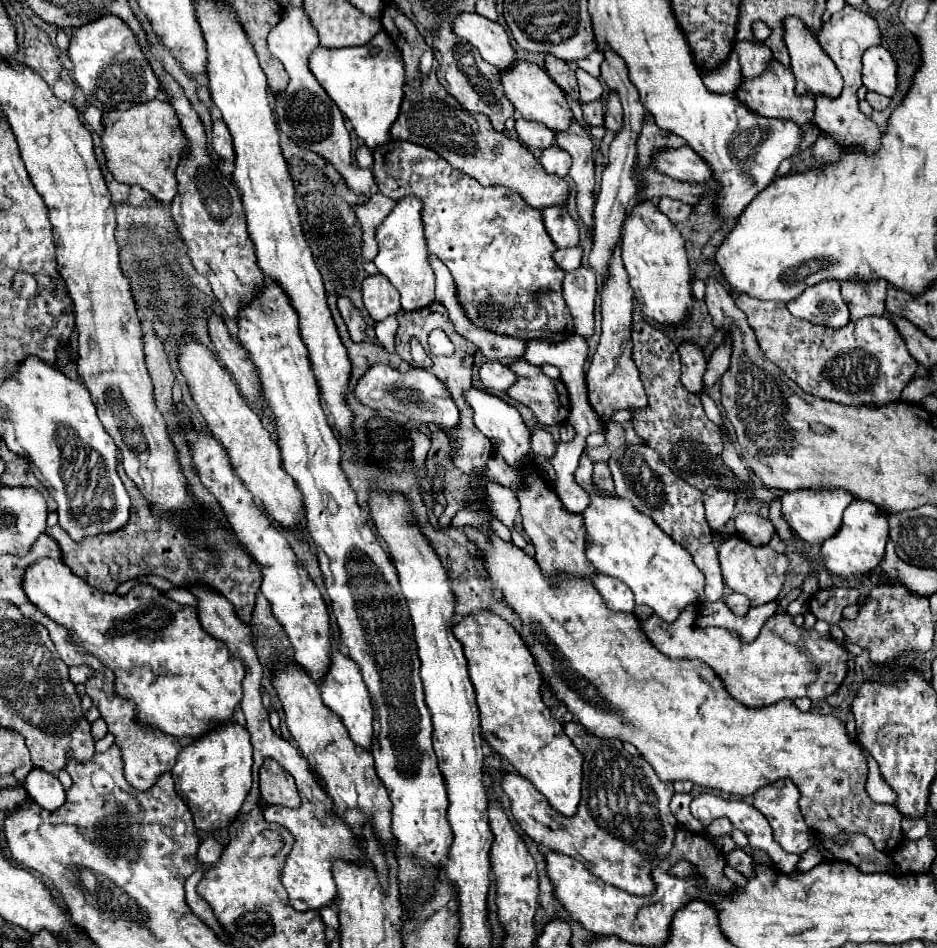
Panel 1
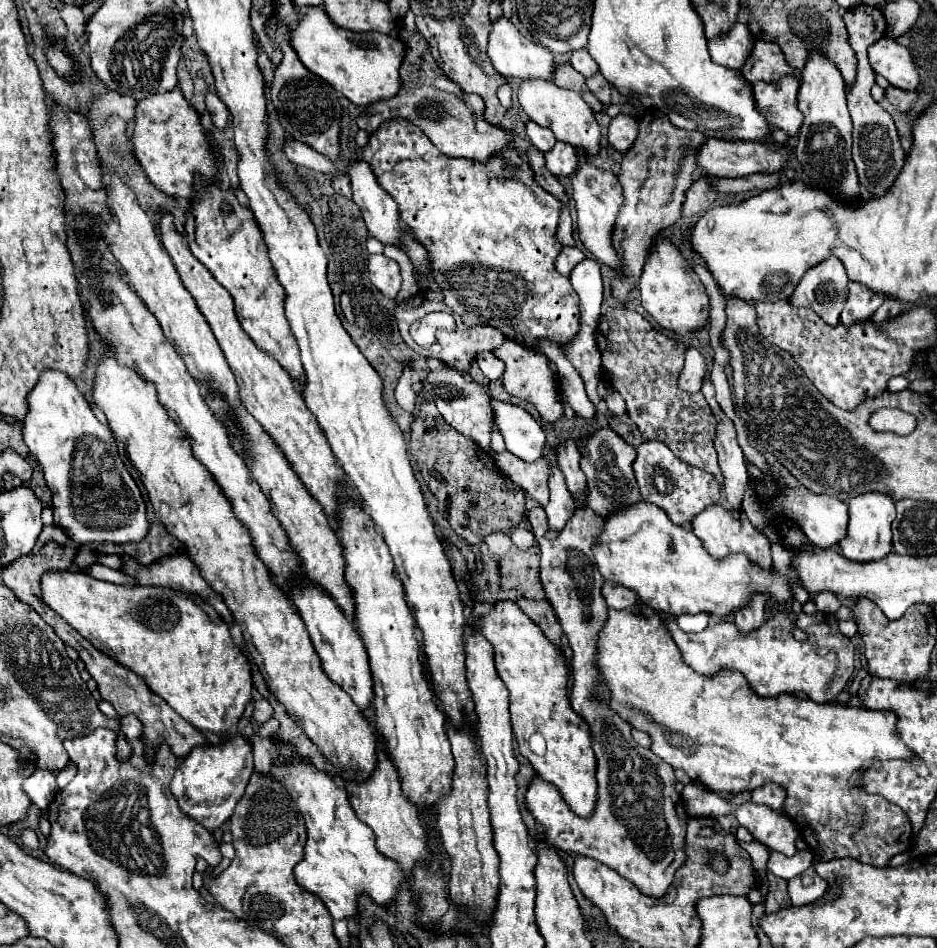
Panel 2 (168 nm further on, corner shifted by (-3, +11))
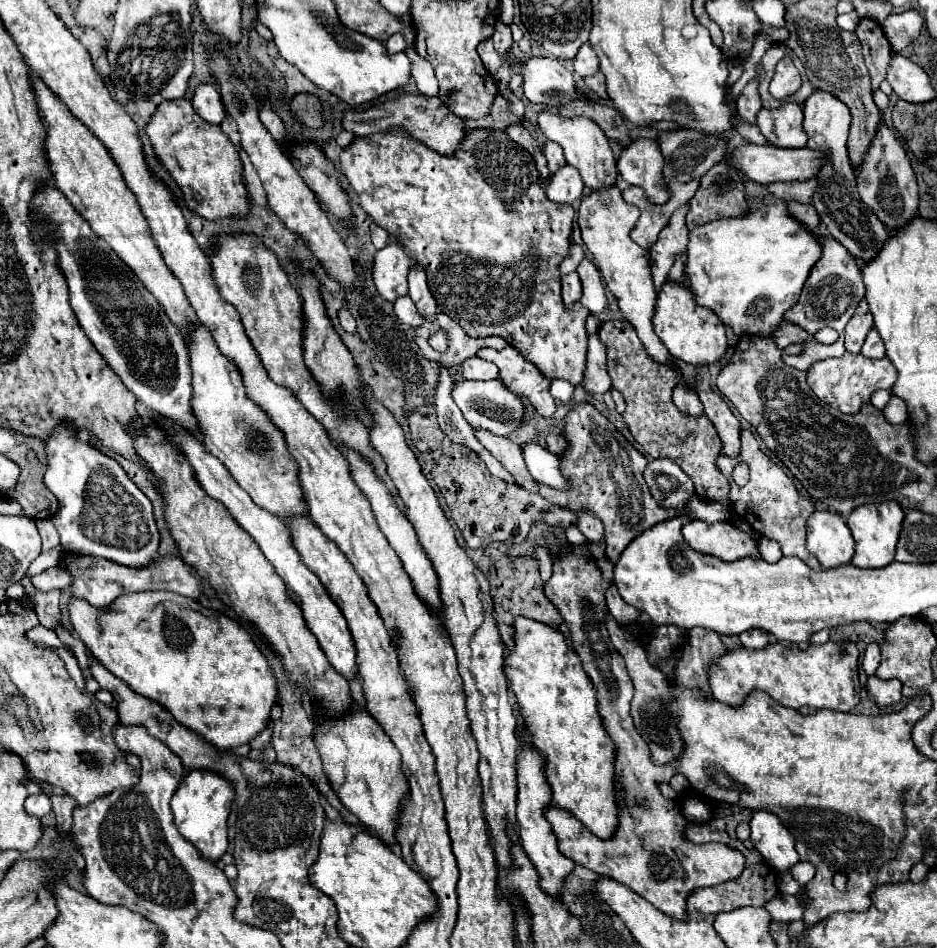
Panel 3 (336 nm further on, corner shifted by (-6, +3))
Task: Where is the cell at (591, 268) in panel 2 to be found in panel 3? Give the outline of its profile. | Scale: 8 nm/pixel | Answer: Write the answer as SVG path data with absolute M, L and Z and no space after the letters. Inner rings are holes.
M584 258L578 266L578 274L582 280L582 296L580 296L580 304L584 308L588 308L592 314L600 314L606 308L606 290L604 290L604 282L600 278L598 268L592 264L592 260Z

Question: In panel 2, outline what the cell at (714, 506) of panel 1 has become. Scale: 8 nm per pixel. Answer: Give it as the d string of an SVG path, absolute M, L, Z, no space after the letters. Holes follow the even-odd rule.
M711 380L703 382L701 388L705 400L709 402L715 418L717 418L717 434L715 434L715 450L719 454L719 466L723 470L725 482L723 488L745 488L749 482L747 466L745 466L745 456L741 446L737 444L737 434L733 422L725 416L721 406L715 400L715 388Z

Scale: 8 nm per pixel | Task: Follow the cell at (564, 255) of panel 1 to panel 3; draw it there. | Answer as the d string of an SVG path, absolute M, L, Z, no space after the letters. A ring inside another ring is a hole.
M576 272L562 276L562 300L572 306L574 302L580 300L582 294L582 286L580 286L580 278Z

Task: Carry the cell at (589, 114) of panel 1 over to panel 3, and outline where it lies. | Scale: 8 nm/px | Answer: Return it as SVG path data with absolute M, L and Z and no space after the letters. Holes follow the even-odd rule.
M596 72L594 76L586 78L584 82L586 82L586 88L588 88L590 92L594 92L600 100L608 100L608 94L606 94L606 82L604 82L602 72Z

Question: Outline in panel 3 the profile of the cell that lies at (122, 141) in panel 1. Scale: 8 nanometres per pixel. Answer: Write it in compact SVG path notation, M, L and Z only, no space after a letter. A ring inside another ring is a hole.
M164 100L152 114L146 134L152 142L158 162L168 170L172 180L184 194L188 210L204 216L206 220L218 220L226 216L246 216L248 190L242 180L242 164L238 150L222 134L220 126L204 122L192 108L190 100Z

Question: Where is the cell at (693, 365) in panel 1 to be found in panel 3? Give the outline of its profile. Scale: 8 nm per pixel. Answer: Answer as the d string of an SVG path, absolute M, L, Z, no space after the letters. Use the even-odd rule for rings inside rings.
M682 382L678 388L674 388L674 404L680 408L680 412L686 414L702 414L702 402L698 400L696 386L692 382Z

